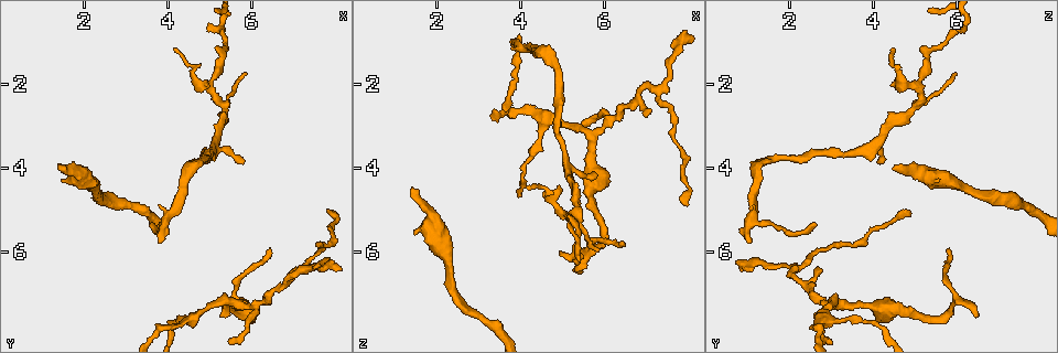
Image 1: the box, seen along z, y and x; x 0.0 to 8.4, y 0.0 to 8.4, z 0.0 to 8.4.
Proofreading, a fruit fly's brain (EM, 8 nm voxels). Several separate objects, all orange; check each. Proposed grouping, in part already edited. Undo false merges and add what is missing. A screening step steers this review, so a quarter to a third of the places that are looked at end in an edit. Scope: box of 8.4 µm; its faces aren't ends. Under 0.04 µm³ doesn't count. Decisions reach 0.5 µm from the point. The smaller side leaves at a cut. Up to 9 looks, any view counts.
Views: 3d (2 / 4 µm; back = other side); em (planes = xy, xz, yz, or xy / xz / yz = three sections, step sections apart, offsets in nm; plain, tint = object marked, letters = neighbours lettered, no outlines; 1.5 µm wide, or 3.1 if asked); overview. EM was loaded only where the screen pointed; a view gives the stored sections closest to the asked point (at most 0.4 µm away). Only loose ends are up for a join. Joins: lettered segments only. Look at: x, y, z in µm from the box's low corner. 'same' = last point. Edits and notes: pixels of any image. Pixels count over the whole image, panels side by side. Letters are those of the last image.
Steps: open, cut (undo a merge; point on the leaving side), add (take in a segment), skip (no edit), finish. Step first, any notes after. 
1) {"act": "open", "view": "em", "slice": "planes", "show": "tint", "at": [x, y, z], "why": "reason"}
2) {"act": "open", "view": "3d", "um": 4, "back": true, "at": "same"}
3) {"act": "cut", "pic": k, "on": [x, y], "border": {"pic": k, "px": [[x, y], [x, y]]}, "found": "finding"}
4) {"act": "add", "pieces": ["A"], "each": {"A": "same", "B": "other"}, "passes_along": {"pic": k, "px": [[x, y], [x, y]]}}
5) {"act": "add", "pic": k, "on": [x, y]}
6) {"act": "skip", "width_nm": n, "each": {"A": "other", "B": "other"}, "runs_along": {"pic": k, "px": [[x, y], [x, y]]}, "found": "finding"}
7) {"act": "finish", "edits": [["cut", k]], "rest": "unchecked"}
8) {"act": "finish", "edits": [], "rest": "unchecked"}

{"act": "open", "view": "3d", "um": 2, "at": [3.80, 5.80, 1.10], "why": "branch stops here"}

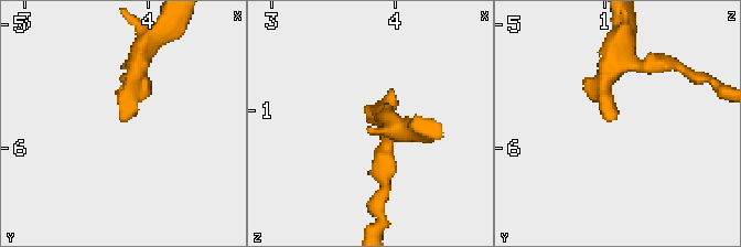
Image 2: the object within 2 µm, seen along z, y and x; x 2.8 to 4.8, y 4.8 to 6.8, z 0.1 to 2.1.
{"act": "open", "view": "em", "slice": "planes", "show": "letters", "at": [3.76, 5.76, 1.08]}

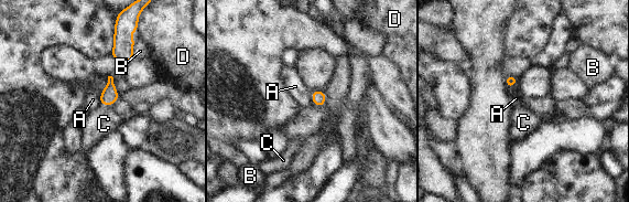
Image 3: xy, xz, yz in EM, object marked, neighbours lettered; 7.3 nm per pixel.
{"act": "add", "pieces": ["C"], "each": {"A": "other", "B": "other", "C": "same", "D": "other"}, "passes_along": {"pic": 3, "px": [[109, 95], [106, 104], [100, 121]]}, "found": "the cell continues"}

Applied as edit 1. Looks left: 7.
{"act": "open", "view": "overview", "why": "see it whole again"}

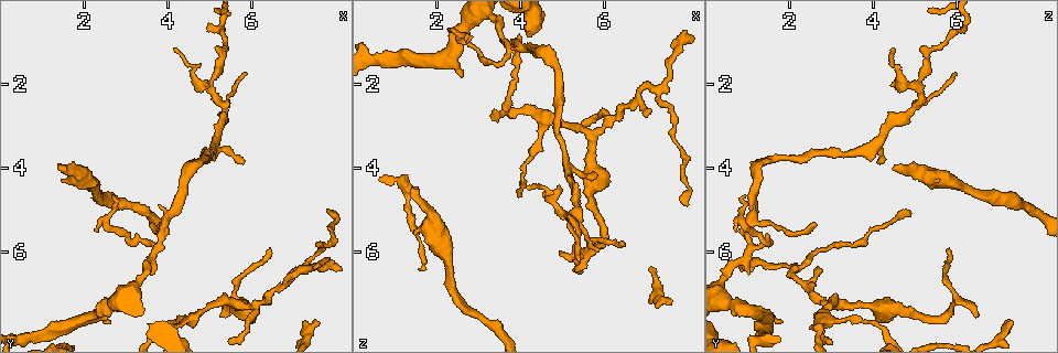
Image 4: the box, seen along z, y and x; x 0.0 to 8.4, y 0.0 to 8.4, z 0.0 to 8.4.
{"act": "open", "view": "em", "slice": "xz", "step": 4, "show": "tint", "at": [1.40, 4.00, 4.50], "why": "free end"}

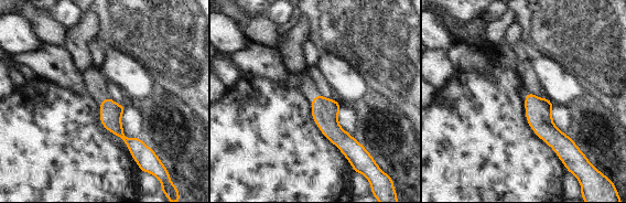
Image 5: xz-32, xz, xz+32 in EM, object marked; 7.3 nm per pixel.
{"act": "open", "view": "em", "slice": "yz", "step": 4, "show": "letters", "at": "same"}

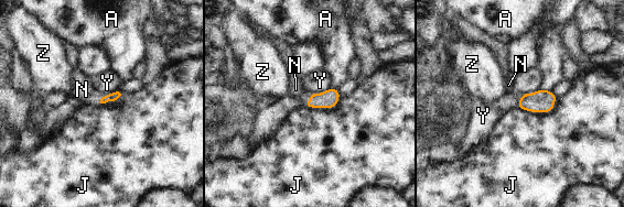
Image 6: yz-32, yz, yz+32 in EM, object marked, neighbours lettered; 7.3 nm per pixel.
{"act": "add", "pieces": ["N"], "each": {"A": "other", "J": "other", "N": "same", "Y": "other", "Z": "other"}, "passes_along": {"pic": 6, "px": [[327, 99], [309, 99], [296, 89]]}, "found": "it goes on there"}

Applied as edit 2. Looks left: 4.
{"act": "open", "view": "overview", "why": "redraw"}

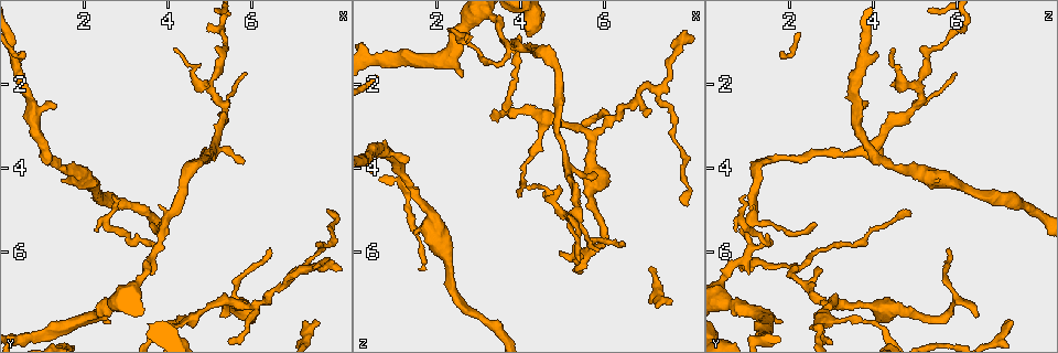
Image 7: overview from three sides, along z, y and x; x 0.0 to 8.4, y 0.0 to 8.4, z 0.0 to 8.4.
{"act": "open", "view": "3d", "um": 2, "at": [2.65, 7.65, 1.85], "why": "free end"}

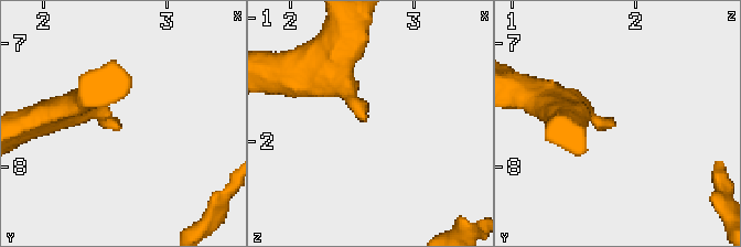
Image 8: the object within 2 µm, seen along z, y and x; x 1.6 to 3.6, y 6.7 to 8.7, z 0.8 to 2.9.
{"act": "open", "view": "em", "slice": "yz", "step": 8, "show": "tint", "at": [2.62, 7.66, 1.86]}

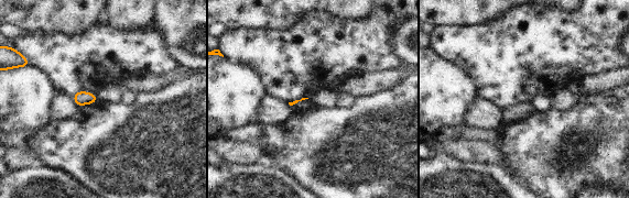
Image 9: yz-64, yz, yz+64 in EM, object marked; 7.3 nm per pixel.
{"act": "open", "view": "em", "slice": "planes", "show": "letters", "at": "same"}

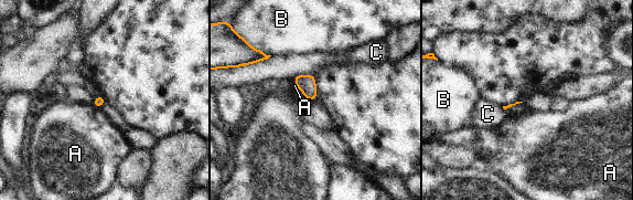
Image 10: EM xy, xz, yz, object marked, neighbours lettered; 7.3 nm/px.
{"act": "skip", "each": {"A": "other", "B": "other", "C": "other"}, "border": {"pic": 10, "px": [[93, 103], [99, 107]]}, "found": "no lettered segment goes on from it"}

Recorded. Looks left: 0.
{"act": "finish", "edits": [["add", 3], ["add", 6]], "rest": "unchecked"}

